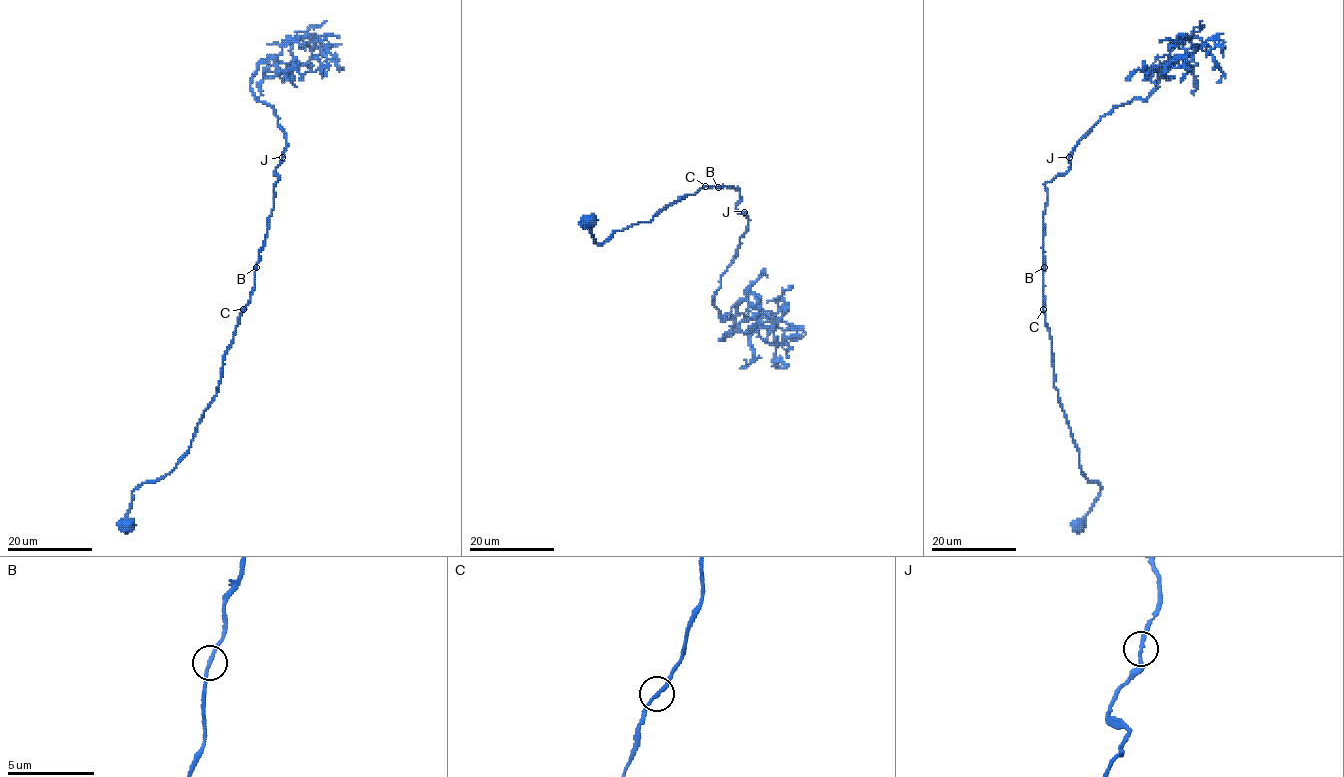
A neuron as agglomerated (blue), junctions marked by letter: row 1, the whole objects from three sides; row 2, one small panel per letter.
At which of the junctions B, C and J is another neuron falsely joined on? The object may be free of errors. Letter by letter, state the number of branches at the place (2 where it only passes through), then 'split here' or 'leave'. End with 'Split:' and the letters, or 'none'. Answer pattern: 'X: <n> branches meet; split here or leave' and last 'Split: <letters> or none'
B: 2 branches meet; leave
C: 2 branches meet; leave
J: 2 branches meet; leave
Split: none

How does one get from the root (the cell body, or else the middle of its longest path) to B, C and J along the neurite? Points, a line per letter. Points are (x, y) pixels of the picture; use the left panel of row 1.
B: (130, 523), (132, 493), (175, 466), (217, 393), (223, 356), (250, 300), (256, 267)
C: (130, 523), (132, 493), (165, 477), (188, 450), (217, 393), (223, 356), (243, 309)
J: (130, 523), (132, 493), (175, 466), (217, 393), (223, 356), (254, 287), (279, 177), (274, 172), (282, 157)

